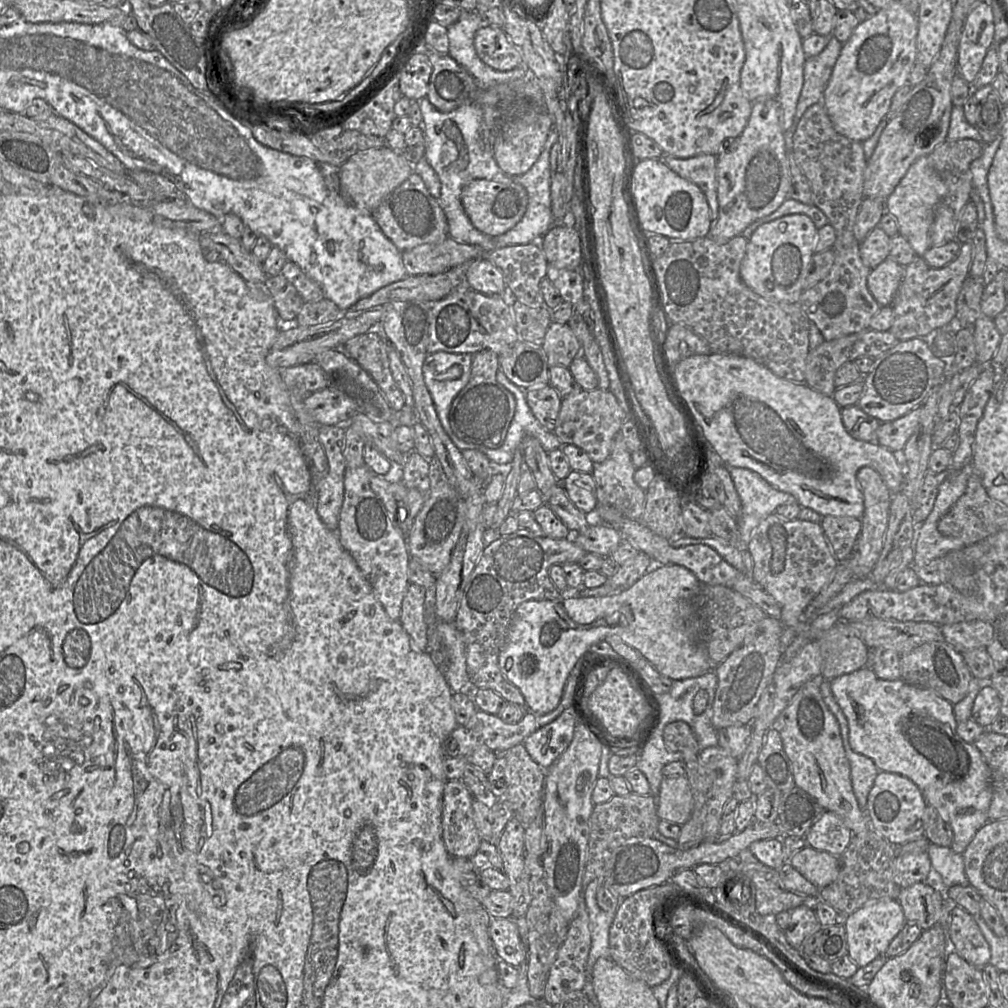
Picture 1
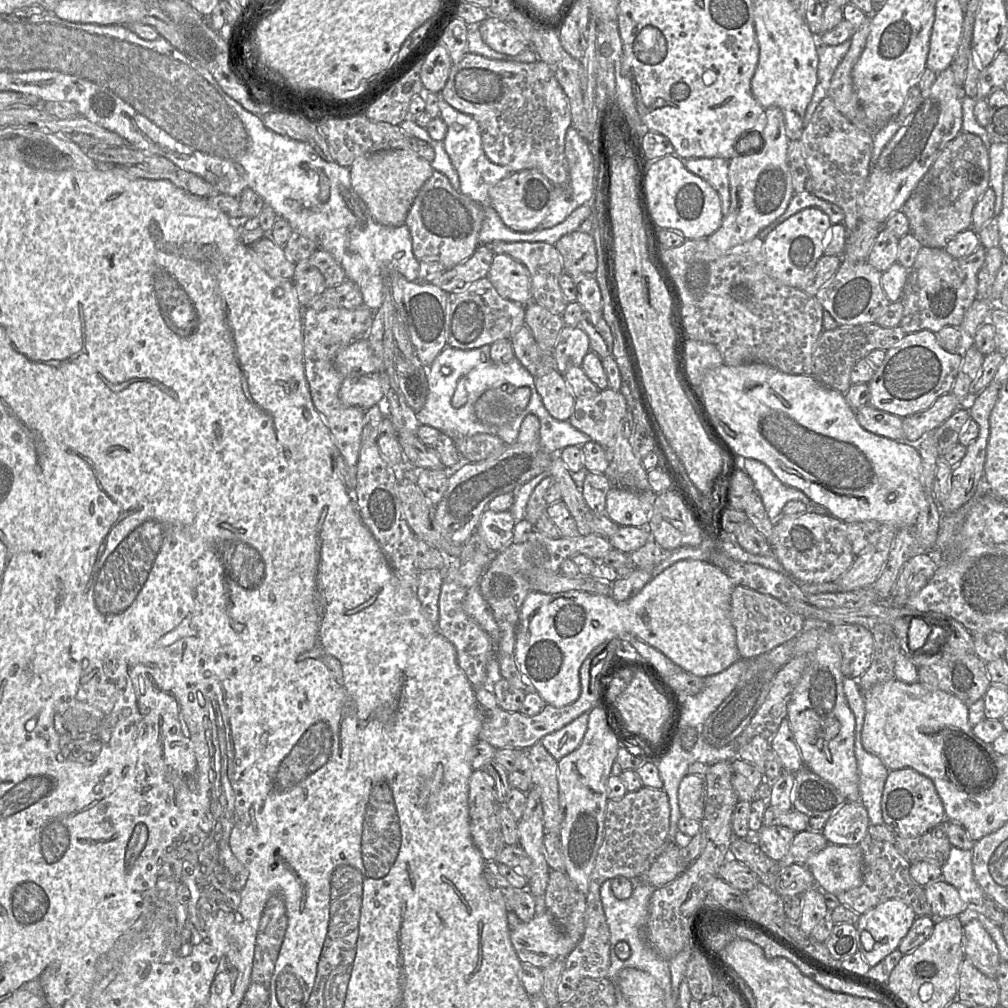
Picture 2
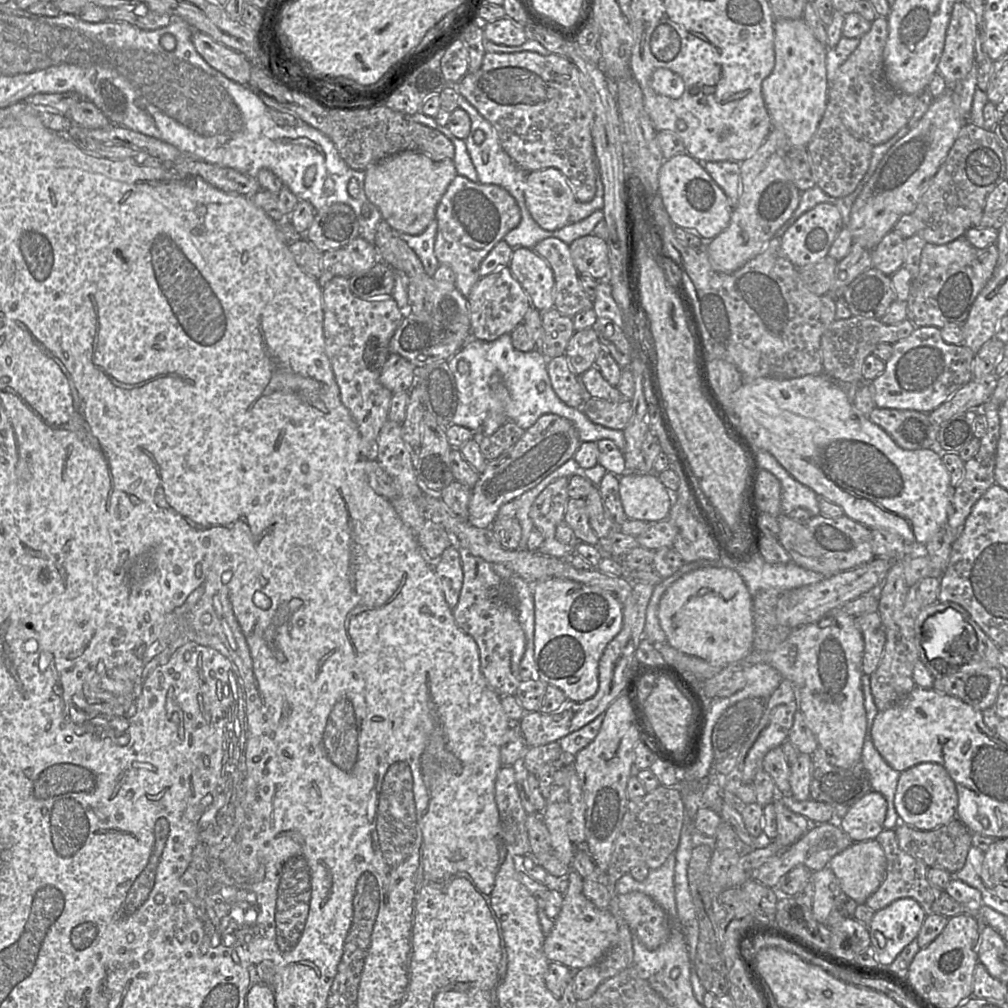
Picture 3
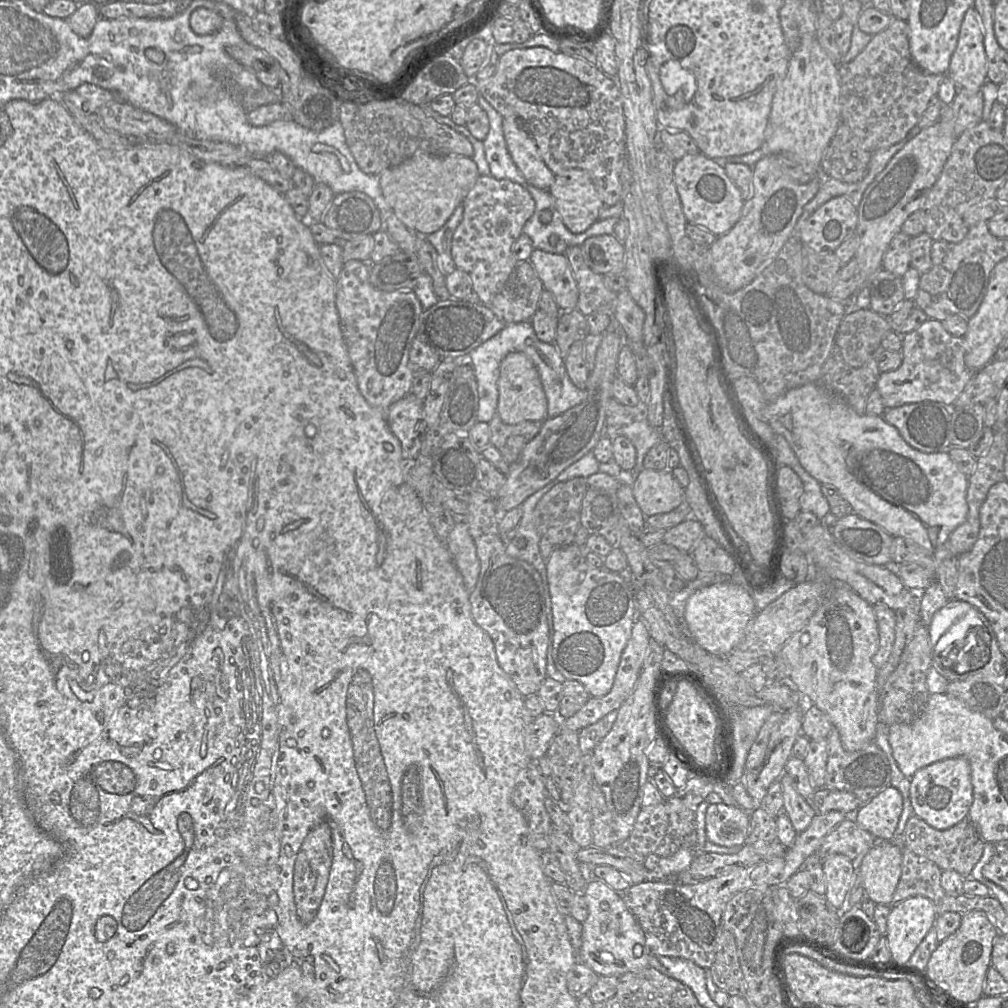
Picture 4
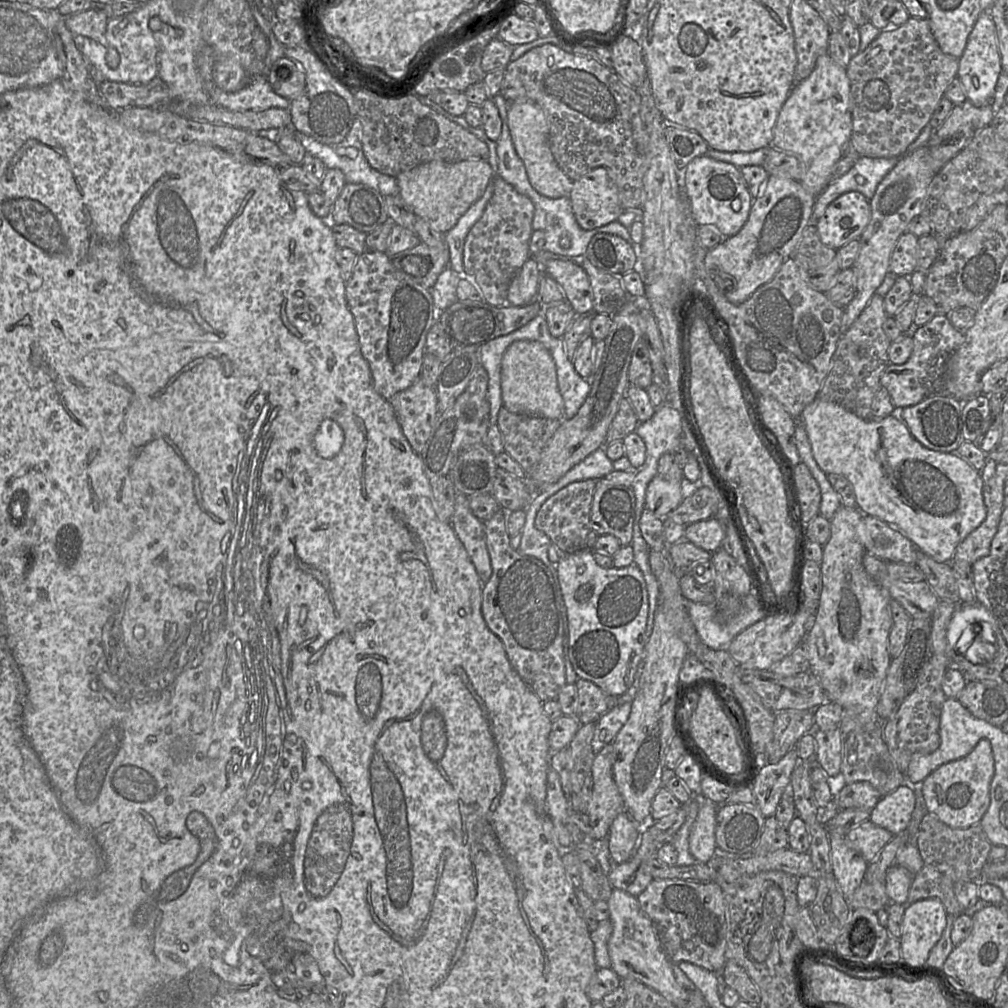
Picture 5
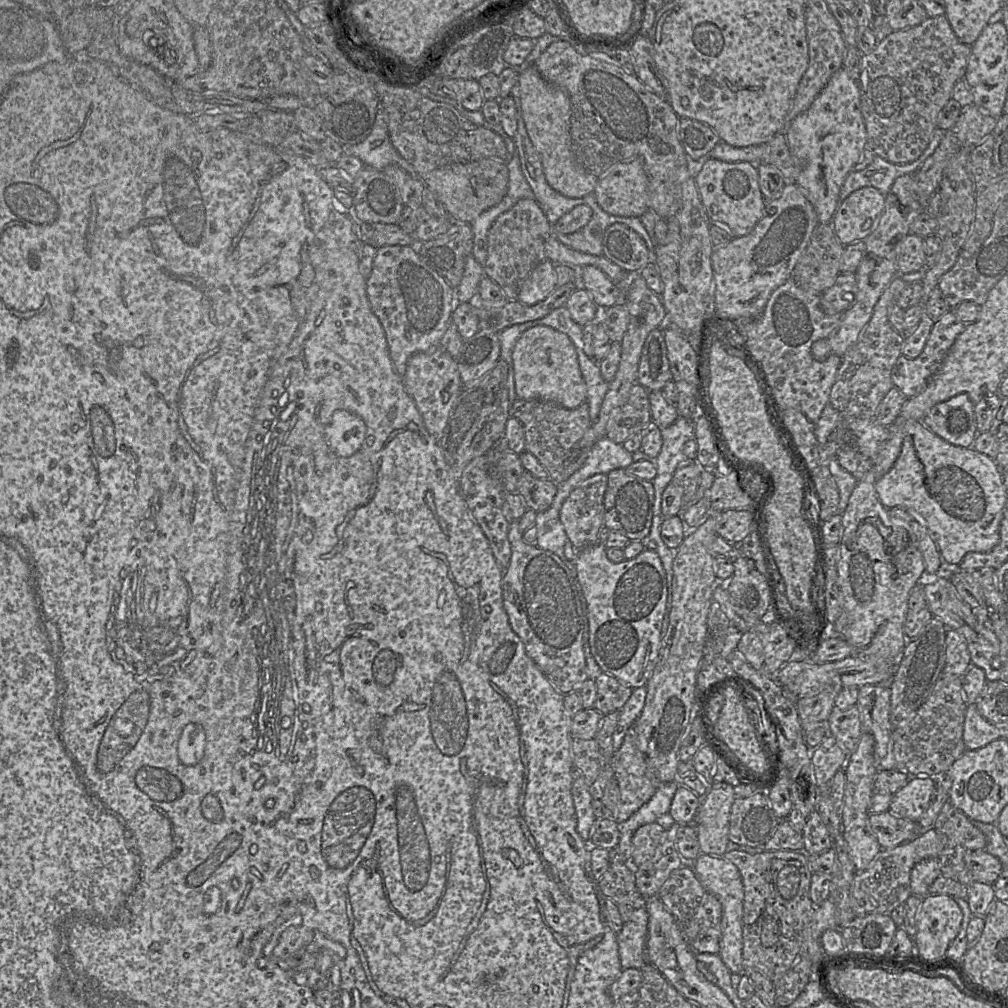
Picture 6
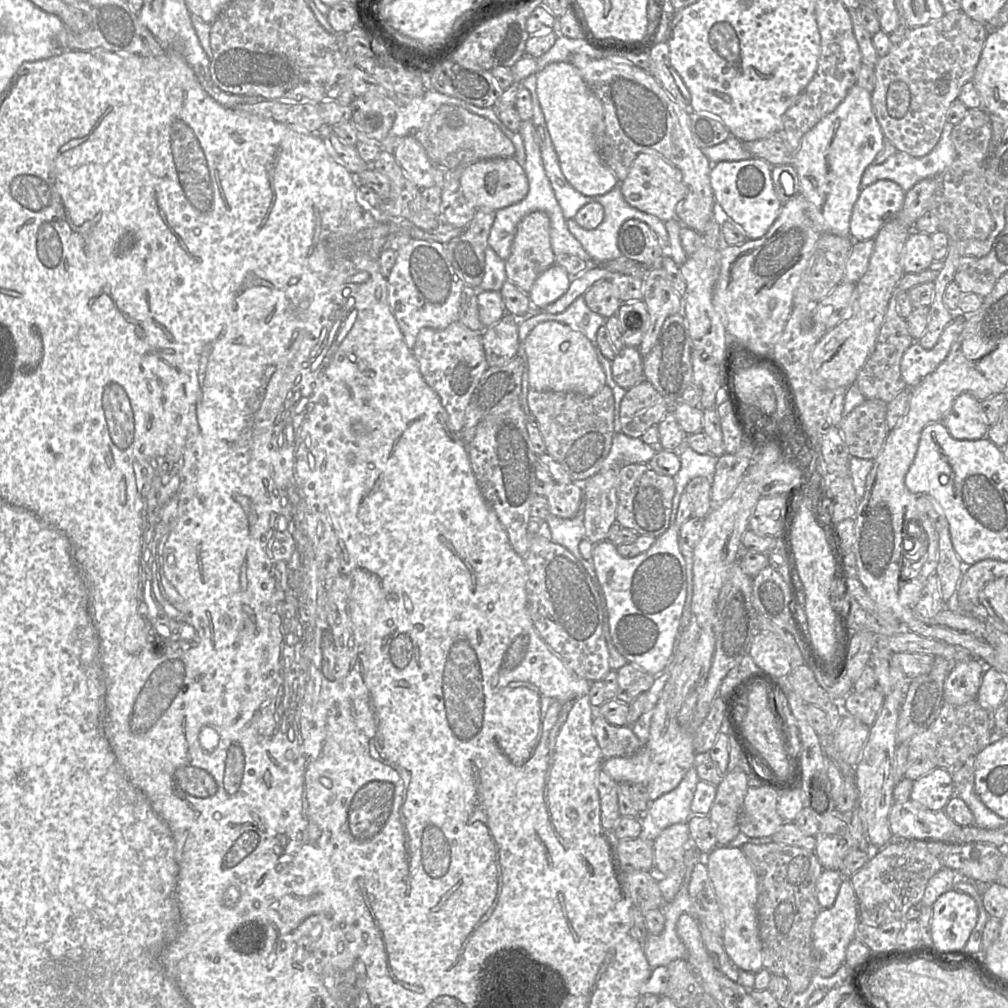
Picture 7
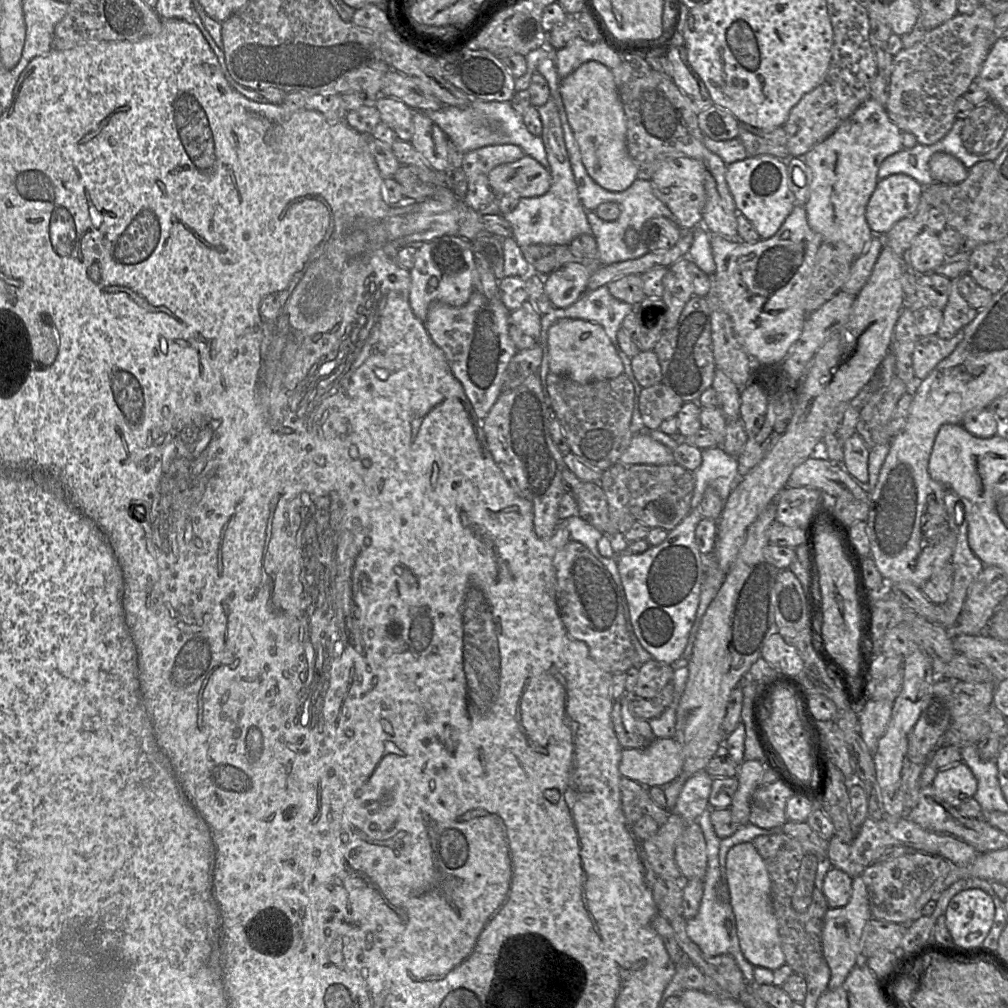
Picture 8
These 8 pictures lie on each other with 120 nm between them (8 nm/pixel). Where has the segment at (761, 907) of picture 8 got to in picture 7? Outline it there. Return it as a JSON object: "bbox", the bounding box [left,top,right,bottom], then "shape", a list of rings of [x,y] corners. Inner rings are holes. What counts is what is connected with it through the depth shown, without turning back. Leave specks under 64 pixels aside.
{"bbox":[703,846,763,973],"shape":[[[717,846],[703,860],[723,914],[722,943],[733,965],[741,971],[757,973],[763,969],[762,942],[757,914],[756,873],[740,847]]]}

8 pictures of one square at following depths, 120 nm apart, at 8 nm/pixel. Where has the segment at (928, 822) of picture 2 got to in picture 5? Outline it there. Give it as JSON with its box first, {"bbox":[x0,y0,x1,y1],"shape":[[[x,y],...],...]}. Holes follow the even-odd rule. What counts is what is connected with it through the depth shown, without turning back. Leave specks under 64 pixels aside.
{"bbox":[904,739,995,829],"shape":[[[982,739],[967,756],[942,765],[941,767],[934,770],[929,776],[927,776],[922,781],[922,783],[911,784],[904,777],[904,785],[912,787],[916,791],[917,794],[920,794],[922,796],[922,798],[924,799],[928,814],[934,814],[941,822],[943,822],[944,824],[948,825],[951,828],[963,829],[963,828],[968,828],[973,825],[979,824],[981,819],[983,818],[984,814],[986,813],[986,811],[990,805],[990,786],[991,786],[991,781],[994,776],[994,772],[995,772],[995,762],[994,762],[991,743],[990,743],[990,741],[988,741],[986,739]]]}

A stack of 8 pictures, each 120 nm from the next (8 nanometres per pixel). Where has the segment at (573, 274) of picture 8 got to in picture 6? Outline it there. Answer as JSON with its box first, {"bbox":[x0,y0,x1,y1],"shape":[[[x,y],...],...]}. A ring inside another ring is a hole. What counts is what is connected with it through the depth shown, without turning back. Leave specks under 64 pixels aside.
{"bbox":[517,260,557,305],"shape":[[[544,260],[522,282],[517,301],[535,305],[548,297],[557,288],[556,264]]]}

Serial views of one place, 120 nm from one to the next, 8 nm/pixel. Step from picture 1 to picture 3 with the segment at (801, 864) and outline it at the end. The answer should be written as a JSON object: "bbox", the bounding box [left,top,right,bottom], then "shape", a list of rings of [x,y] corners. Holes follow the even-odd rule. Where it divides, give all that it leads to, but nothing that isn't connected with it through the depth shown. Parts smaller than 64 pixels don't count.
{"bbox":[827,840,886,904],"shape":[[[875,840],[855,842],[827,864],[839,881],[842,893],[863,904],[881,885],[886,875],[886,857]]]}

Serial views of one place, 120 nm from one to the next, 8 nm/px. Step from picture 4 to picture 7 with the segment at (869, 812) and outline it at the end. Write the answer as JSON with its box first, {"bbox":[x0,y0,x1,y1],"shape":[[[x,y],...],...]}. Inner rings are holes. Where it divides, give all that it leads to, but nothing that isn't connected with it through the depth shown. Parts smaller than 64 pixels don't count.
{"bbox":[910,768,956,810],"shape":[[[936,768],[913,782],[910,799],[930,810],[943,810],[956,795],[956,786],[949,769]]]}

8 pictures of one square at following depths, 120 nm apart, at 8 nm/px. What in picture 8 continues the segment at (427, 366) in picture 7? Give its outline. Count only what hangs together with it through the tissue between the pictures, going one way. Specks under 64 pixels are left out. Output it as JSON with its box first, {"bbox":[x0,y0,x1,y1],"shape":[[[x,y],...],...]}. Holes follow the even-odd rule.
{"bbox":[424,291,519,418],"shape":[[[473,291],[467,303],[454,307],[441,302],[432,303],[424,326],[432,341],[443,351],[451,372],[461,383],[467,398],[473,406],[478,418],[485,418],[503,393],[503,382],[511,359],[519,352],[509,334],[509,317],[507,309],[500,297],[489,298],[484,294]]]}

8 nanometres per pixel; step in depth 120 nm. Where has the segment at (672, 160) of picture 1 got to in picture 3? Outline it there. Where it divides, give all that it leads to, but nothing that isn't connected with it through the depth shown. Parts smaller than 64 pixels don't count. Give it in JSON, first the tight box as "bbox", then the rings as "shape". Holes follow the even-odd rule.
{"bbox":[701,161,740,208],"shape":[[[734,161],[701,163],[711,178],[725,193],[732,208],[735,208],[740,195],[740,163]]]}

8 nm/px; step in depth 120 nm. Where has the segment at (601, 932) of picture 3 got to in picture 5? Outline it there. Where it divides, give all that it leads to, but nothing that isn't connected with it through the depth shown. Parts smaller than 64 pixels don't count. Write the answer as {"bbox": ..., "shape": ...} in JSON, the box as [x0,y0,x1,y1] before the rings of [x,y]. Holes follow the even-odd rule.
{"bbox":[606,889,689,1006],"shape":[[[614,889],[606,901],[612,933],[608,940],[611,969],[624,979],[635,979],[662,994],[667,1000],[685,1006],[689,999],[689,989],[680,985],[675,977],[675,963],[664,952],[657,929],[650,918],[641,910],[637,896]]]}

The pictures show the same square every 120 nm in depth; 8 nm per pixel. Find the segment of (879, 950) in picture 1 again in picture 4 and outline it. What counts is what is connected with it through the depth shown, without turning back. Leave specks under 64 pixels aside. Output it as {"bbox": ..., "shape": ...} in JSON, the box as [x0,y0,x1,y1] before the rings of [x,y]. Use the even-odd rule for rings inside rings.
{"bbox":[884,896,937,964],"shape":[[[914,896],[891,908],[884,935],[892,960],[906,964],[915,949],[935,925],[937,914],[932,902]]]}

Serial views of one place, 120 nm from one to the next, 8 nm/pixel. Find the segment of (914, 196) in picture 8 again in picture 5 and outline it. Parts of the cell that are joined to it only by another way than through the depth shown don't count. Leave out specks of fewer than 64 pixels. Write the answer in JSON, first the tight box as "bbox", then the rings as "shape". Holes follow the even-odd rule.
{"bbox":[815,191,870,250],"shape":[[[851,191],[831,202],[815,226],[821,242],[838,250],[859,239],[870,219],[869,200],[862,193]]]}

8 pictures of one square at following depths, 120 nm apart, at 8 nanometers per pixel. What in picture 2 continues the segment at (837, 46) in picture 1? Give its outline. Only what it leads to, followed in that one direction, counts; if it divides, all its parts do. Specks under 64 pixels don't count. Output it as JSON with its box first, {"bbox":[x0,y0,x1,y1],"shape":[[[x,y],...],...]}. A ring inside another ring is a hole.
{"bbox":[803,39,850,127],"shape":[[[850,39],[841,44],[833,46],[827,46],[821,43],[817,44],[818,79],[811,101],[809,102],[805,112],[803,127],[807,126],[815,109],[819,103],[827,96],[832,76],[837,66],[849,50],[850,45]]]}

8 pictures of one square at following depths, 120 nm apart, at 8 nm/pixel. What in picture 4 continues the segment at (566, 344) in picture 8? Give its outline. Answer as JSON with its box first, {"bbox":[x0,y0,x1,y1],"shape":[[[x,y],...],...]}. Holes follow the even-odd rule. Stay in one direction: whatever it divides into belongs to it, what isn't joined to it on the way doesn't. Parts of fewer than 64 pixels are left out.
{"bbox":[496,352,548,424],"shape":[[[510,352],[500,363],[496,414],[506,424],[544,421],[548,418],[548,403],[539,372],[528,356],[522,352]]]}

